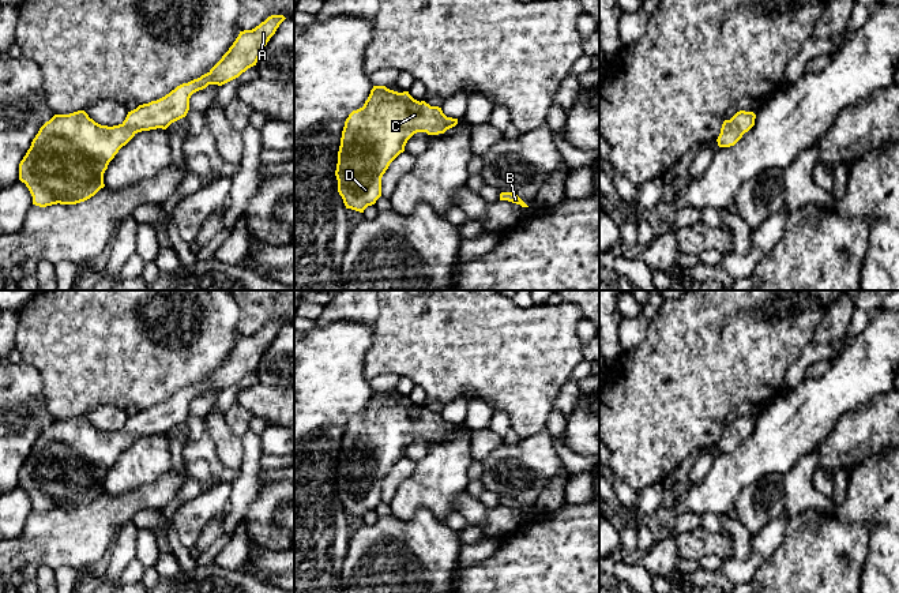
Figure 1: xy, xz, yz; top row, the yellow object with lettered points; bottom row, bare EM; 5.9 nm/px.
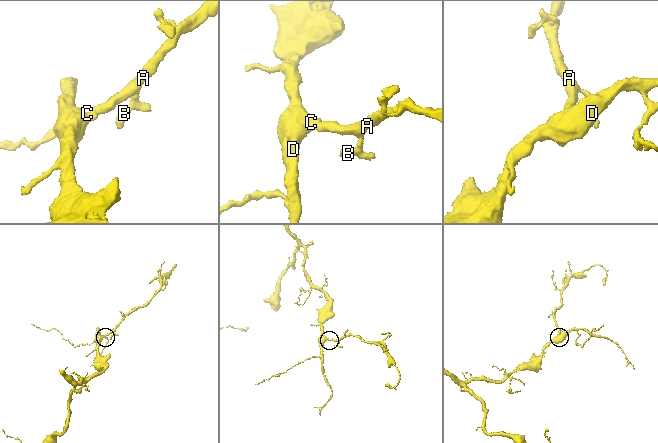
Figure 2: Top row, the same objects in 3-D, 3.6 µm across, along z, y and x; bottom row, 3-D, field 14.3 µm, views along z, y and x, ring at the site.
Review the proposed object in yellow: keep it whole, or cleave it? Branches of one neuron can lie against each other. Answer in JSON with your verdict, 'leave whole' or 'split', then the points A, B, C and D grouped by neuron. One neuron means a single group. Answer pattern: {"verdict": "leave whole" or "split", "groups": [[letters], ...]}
{"verdict": "leave whole", "groups": [["A", "B", "C", "D"]]}

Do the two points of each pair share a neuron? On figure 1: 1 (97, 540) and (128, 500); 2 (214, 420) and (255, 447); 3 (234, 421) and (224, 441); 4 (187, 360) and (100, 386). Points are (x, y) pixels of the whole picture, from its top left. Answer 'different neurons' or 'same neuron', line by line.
1: same neuron
2: different neurons
3: different neurons
4: same neuron

